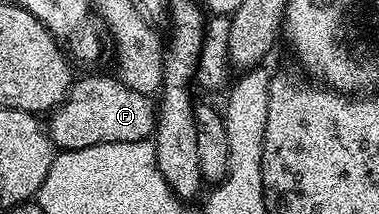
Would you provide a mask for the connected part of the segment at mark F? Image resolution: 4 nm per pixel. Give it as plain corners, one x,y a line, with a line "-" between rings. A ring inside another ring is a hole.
117,76
82,77
71,84
69,93
48,120
48,136
58,151
96,147
100,143
132,143
147,140
153,134
156,105
147,94
128,87

